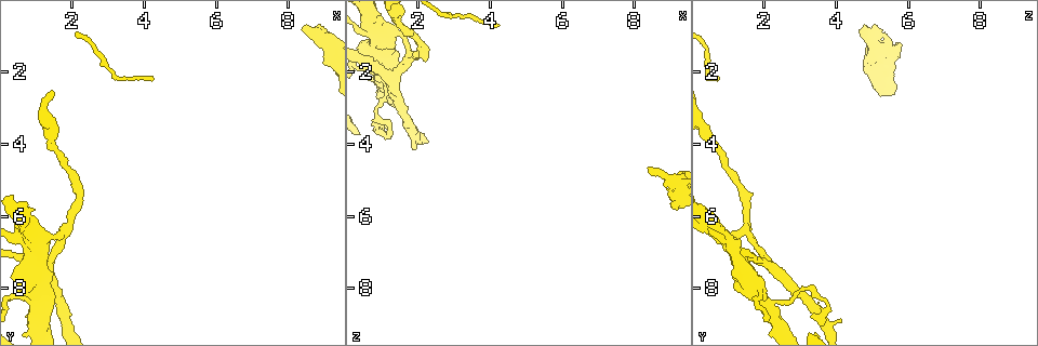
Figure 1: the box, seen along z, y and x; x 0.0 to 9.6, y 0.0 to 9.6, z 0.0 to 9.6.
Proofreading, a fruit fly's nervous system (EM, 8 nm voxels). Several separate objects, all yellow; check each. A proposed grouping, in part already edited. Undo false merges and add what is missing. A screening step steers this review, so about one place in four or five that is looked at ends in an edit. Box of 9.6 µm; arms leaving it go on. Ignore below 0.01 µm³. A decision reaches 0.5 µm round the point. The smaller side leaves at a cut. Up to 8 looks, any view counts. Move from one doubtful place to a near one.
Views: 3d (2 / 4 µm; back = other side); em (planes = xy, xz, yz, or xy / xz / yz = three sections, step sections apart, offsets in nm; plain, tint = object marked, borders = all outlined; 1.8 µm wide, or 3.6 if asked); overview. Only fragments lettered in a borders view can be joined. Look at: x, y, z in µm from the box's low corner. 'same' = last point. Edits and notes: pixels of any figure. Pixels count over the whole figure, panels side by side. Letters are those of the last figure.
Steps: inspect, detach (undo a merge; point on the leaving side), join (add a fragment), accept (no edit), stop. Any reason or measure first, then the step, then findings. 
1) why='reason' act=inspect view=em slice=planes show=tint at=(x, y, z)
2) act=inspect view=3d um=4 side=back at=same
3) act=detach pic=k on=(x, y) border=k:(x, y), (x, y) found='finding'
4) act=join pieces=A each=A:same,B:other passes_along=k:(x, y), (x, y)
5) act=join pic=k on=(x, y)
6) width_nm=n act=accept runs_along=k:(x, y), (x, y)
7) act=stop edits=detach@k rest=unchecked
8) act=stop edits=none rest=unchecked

why='calibre changes' act=inspect view=em slice=xz step=16 show=borders at=(8.90, 1.00, 4.90)

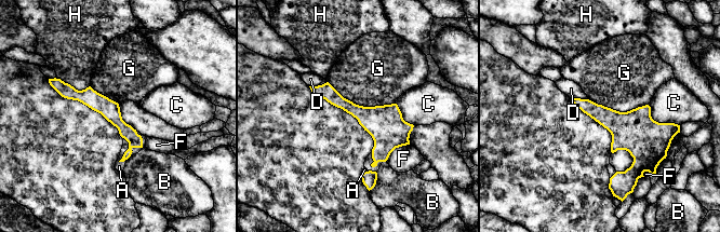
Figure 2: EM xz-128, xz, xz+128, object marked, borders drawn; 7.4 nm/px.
width_nm=140 act=join pieces=A each=A:same,B:other,C:other,D:other,F:other,G:other,H:other found='the neuron continues'

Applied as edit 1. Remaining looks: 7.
act=inspect view=overview

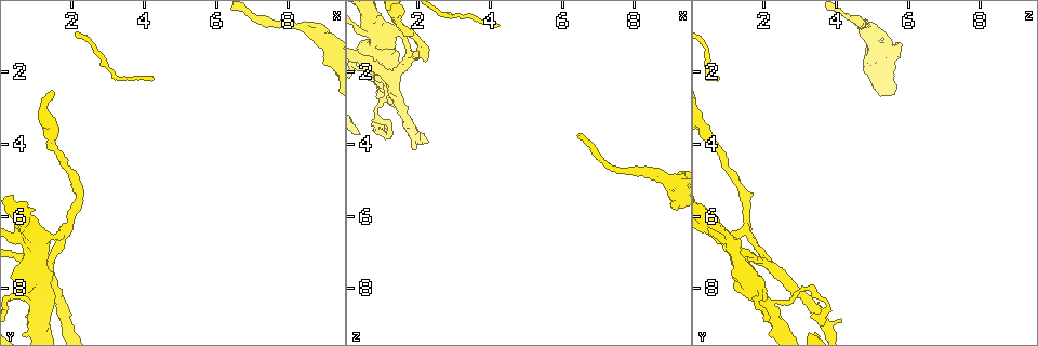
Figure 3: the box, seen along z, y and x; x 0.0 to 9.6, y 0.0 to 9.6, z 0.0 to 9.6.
why='sharp bend' act=inspect view=3d um=4 side=back at=(1.70, 6.40, 1.50)

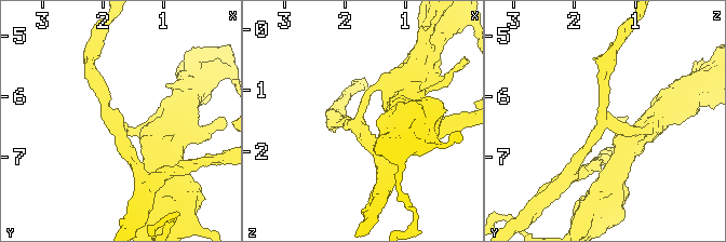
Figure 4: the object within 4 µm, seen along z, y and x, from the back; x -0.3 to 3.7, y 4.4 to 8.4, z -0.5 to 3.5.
act=inspect view=em um=3.6 slice=xz step=4 show=tint at=(1.75, 6.40, 1.45)

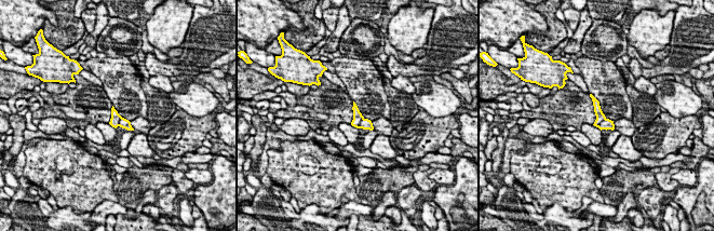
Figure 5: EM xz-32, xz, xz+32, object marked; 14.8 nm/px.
act=inspect view=em um=3.6 slice=planes show=borders at=same

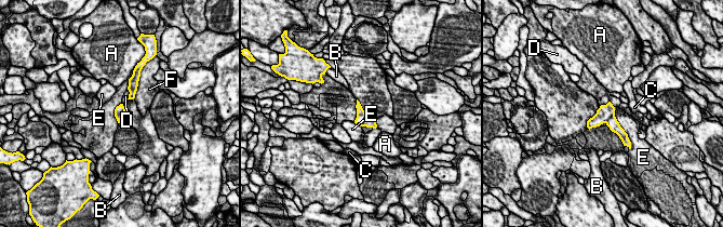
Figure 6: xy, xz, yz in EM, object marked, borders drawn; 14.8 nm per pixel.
width_nm=160 longest_contact=E:480nm act=detach pic=6 on=(612, 122) each=A:other,B:other,C:other,D:other,E:other,F:other found='a second neuron is stuck on'

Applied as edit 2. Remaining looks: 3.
act=stop edits=join@2,detach@6 rest=unchecked

